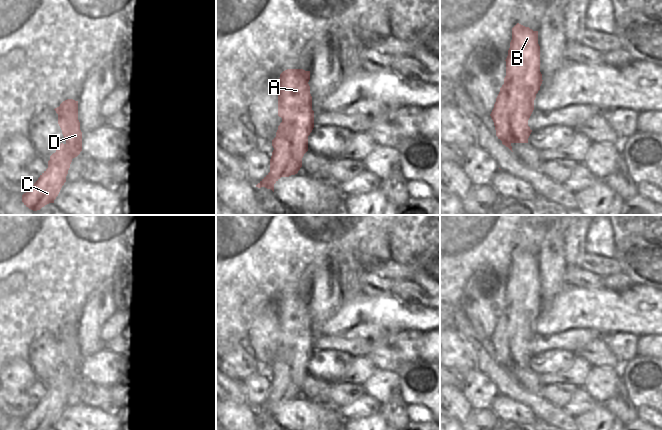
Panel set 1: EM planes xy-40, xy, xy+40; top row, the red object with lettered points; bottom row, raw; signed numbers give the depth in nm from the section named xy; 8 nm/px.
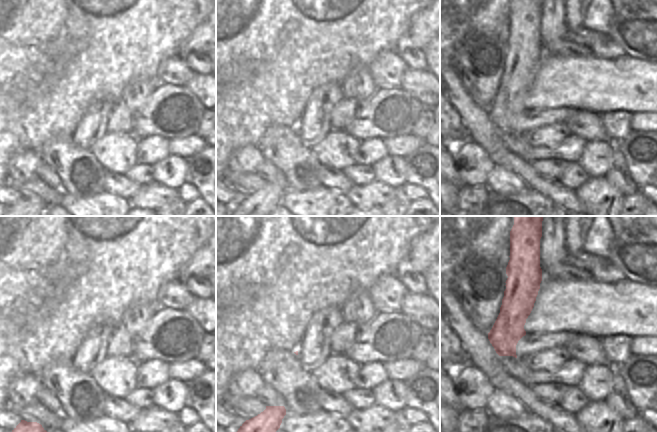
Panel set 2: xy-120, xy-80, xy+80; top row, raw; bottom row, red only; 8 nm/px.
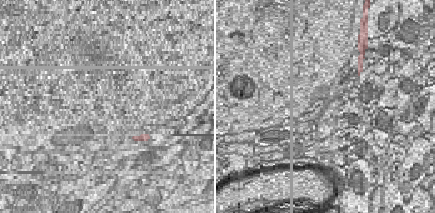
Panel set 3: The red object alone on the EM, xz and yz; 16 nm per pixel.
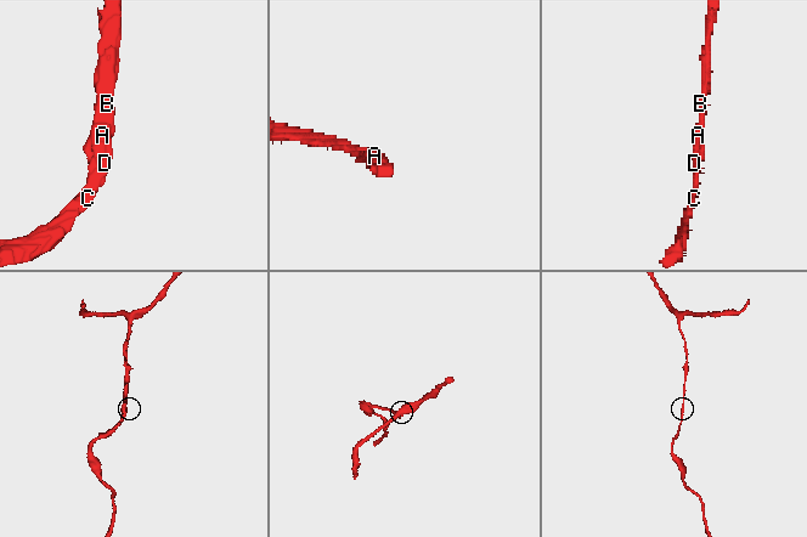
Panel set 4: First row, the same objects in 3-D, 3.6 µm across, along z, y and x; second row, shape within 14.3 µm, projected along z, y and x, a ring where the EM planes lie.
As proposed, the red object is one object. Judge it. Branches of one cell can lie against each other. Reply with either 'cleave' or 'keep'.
keep

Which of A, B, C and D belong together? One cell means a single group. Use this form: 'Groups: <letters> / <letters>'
Groups: A B C D

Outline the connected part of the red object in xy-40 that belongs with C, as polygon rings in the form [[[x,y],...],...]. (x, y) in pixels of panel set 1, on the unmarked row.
[[[67,323],[54,333],[58,338],[58,348],[66,367],[61,367],[50,380],[48,392],[38,404],[22,419],[26,430],[45,430],[54,427],[62,410],[72,383],[82,375],[82,356],[78,344],[78,325]]]

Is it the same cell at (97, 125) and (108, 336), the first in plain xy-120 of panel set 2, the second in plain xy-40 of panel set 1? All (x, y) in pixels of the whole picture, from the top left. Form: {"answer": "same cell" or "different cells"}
{"answer": "different cells"}

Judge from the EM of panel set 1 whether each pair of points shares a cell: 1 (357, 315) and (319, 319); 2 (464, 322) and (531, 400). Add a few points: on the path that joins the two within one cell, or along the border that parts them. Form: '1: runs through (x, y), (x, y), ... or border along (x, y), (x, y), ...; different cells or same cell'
1: border along (341, 304), (336, 312), (318, 330), (317, 334); different cells
2: runs through (476, 343), (483, 352), (485, 361), (510, 386); same cell

